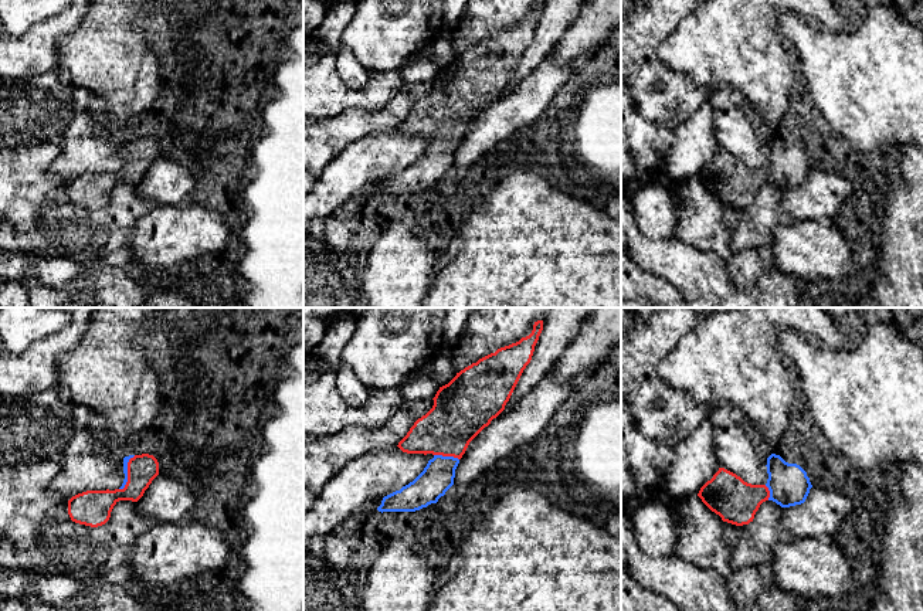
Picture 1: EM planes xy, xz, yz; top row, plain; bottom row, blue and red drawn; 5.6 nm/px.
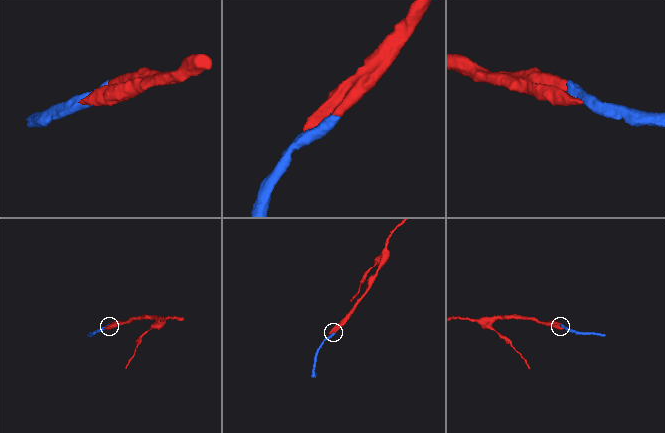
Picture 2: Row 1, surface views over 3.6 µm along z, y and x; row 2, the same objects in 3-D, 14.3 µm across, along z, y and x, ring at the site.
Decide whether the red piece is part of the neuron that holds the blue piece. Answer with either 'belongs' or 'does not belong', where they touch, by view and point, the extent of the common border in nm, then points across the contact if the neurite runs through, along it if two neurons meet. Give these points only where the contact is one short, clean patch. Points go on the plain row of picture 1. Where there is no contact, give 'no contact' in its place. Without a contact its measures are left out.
belongs; contact xy (126, 155); length 220 nm

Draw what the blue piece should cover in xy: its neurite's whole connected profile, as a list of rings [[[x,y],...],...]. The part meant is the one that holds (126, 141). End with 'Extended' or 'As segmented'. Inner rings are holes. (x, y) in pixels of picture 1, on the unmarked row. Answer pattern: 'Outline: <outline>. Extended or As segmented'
Outline: [[[129,138],[123,140],[125,162],[115,173],[86,173],[68,183],[72,204],[98,210],[105,207],[119,183],[138,184],[152,163],[159,157],[159,145],[153,138]]]. Extended

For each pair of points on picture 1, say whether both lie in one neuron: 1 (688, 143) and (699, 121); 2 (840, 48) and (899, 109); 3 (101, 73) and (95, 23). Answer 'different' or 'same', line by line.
1: same
2: same
3: same

